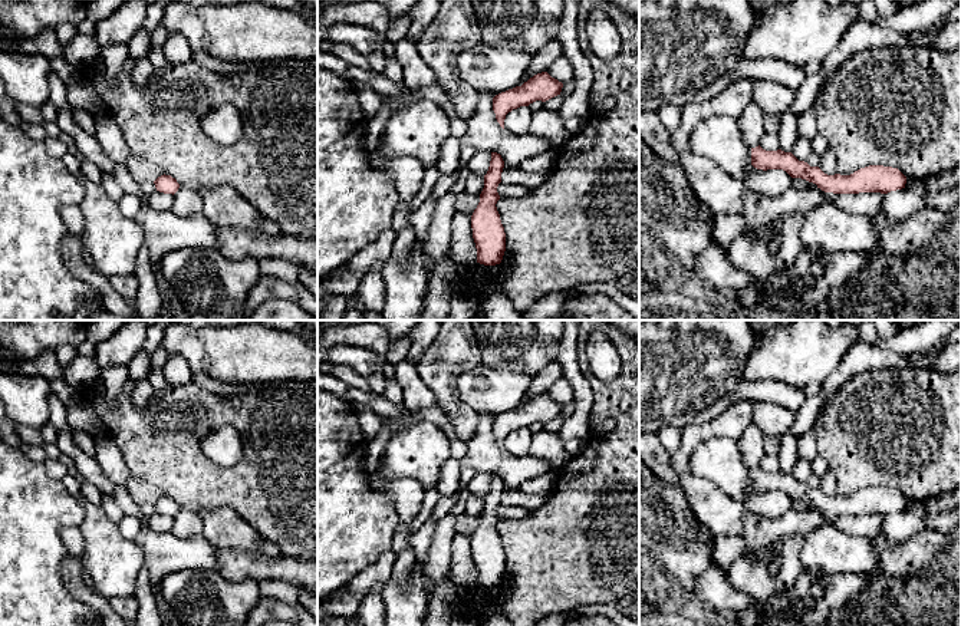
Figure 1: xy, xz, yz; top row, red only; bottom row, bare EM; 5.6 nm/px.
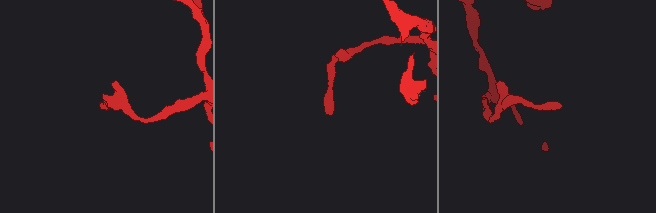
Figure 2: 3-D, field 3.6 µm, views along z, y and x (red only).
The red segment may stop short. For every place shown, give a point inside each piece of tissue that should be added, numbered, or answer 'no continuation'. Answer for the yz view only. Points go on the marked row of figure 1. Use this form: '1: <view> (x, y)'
no continuation

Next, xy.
no continuation

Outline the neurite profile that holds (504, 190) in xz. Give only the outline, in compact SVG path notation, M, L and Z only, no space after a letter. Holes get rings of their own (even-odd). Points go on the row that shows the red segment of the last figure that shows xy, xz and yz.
M500 182L497 187L497 192L500 197L526 197L530 194L529 187L523 184L503 184Z

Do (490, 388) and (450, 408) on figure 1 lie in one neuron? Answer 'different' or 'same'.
different

